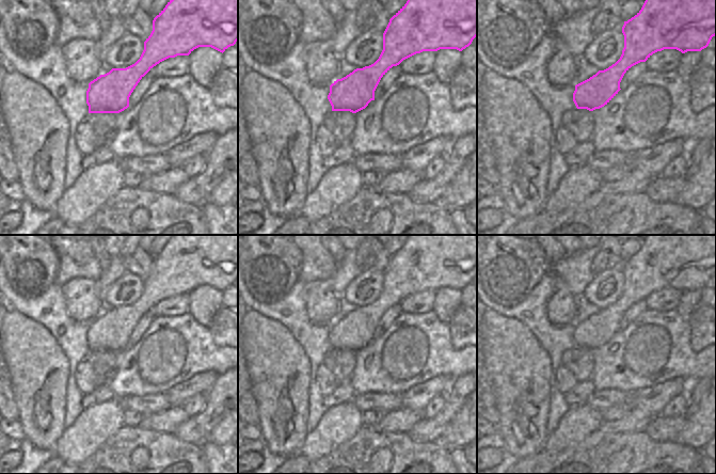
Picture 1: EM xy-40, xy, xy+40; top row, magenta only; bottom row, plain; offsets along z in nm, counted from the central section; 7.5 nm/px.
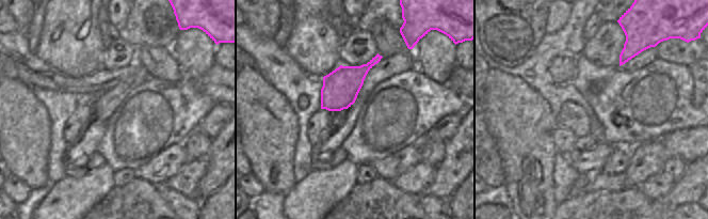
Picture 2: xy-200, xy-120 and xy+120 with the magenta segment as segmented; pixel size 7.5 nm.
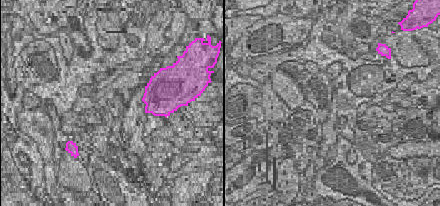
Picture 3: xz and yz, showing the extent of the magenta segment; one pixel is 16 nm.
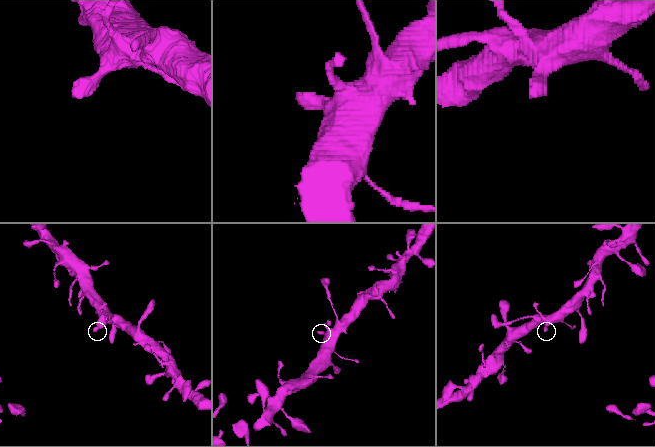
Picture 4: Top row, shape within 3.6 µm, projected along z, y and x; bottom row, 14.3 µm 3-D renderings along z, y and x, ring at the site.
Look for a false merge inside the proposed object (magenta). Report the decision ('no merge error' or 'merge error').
no merge error

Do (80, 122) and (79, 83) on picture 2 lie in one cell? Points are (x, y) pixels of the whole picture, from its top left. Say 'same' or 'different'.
different

